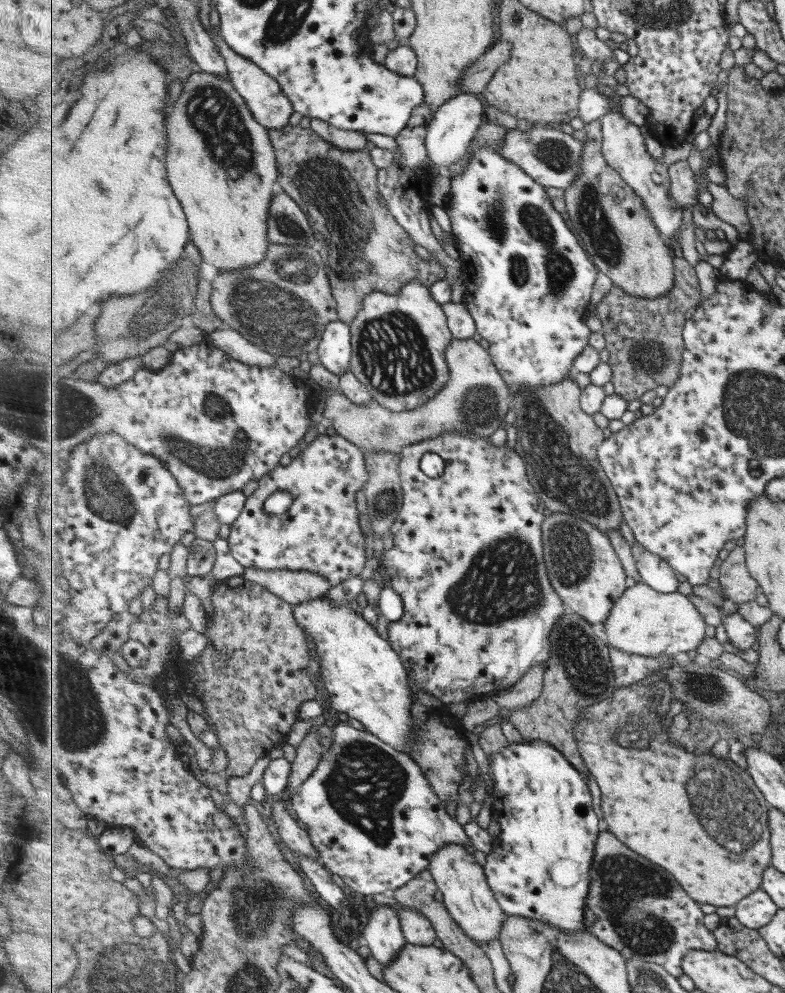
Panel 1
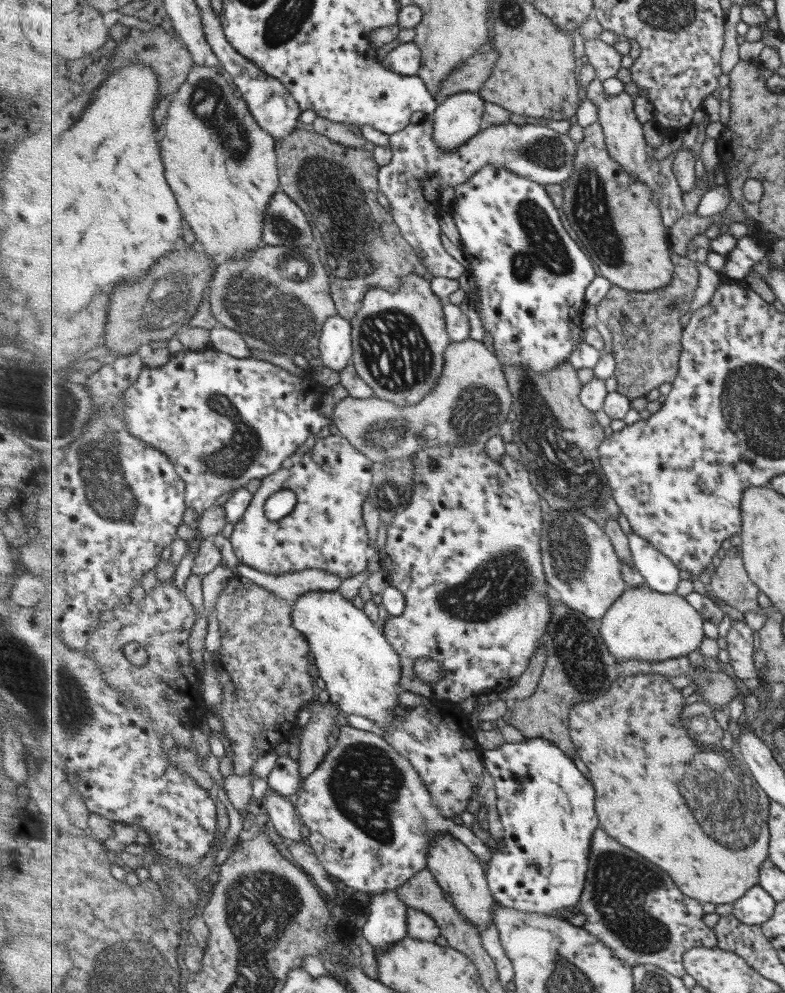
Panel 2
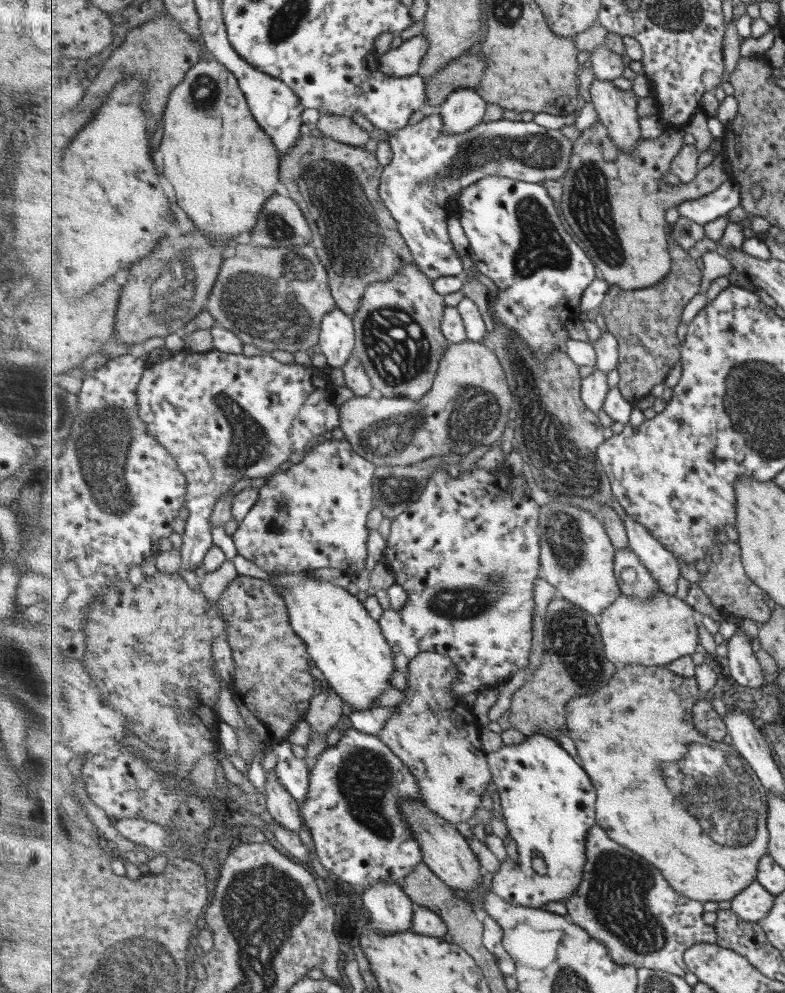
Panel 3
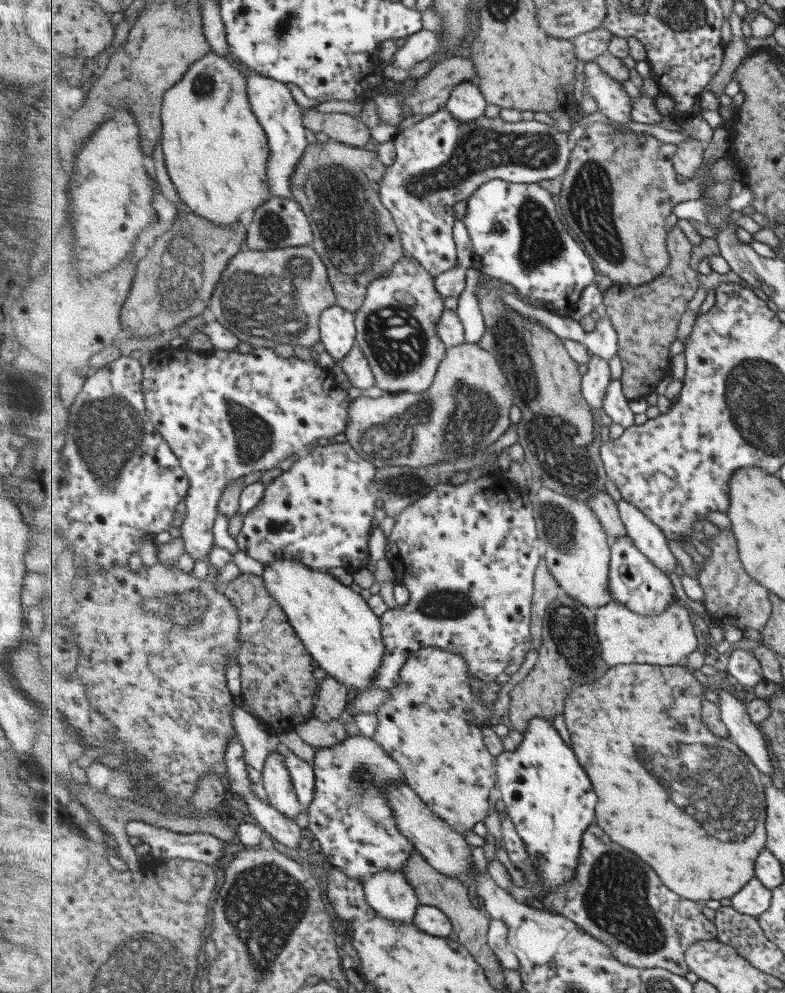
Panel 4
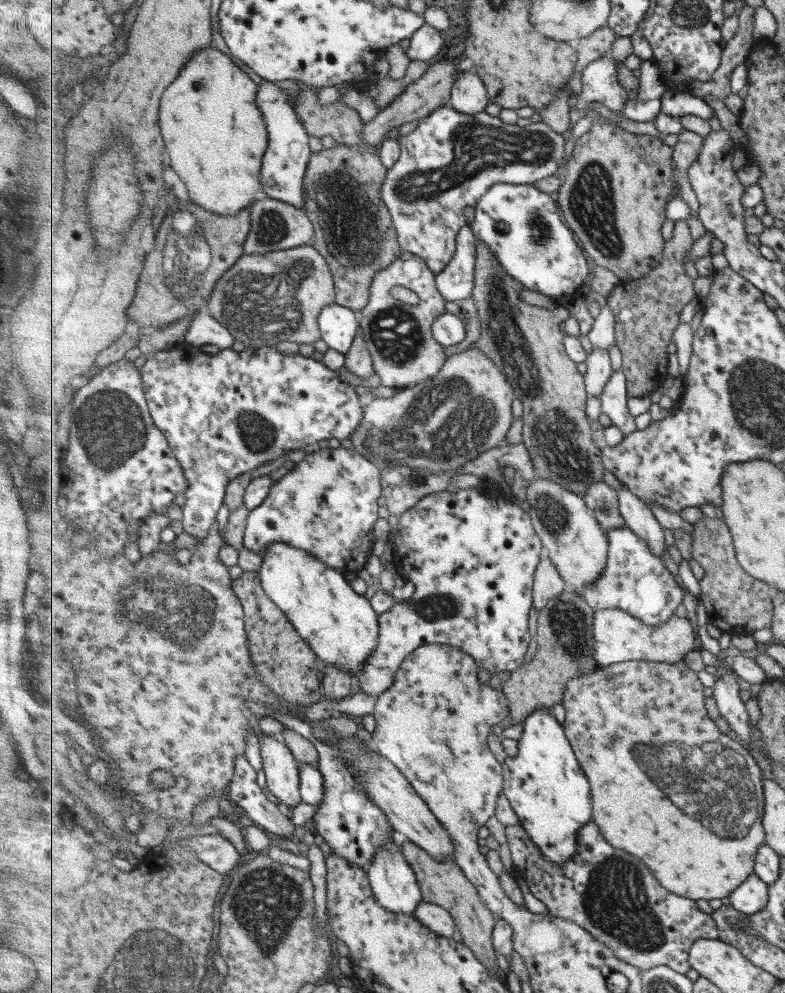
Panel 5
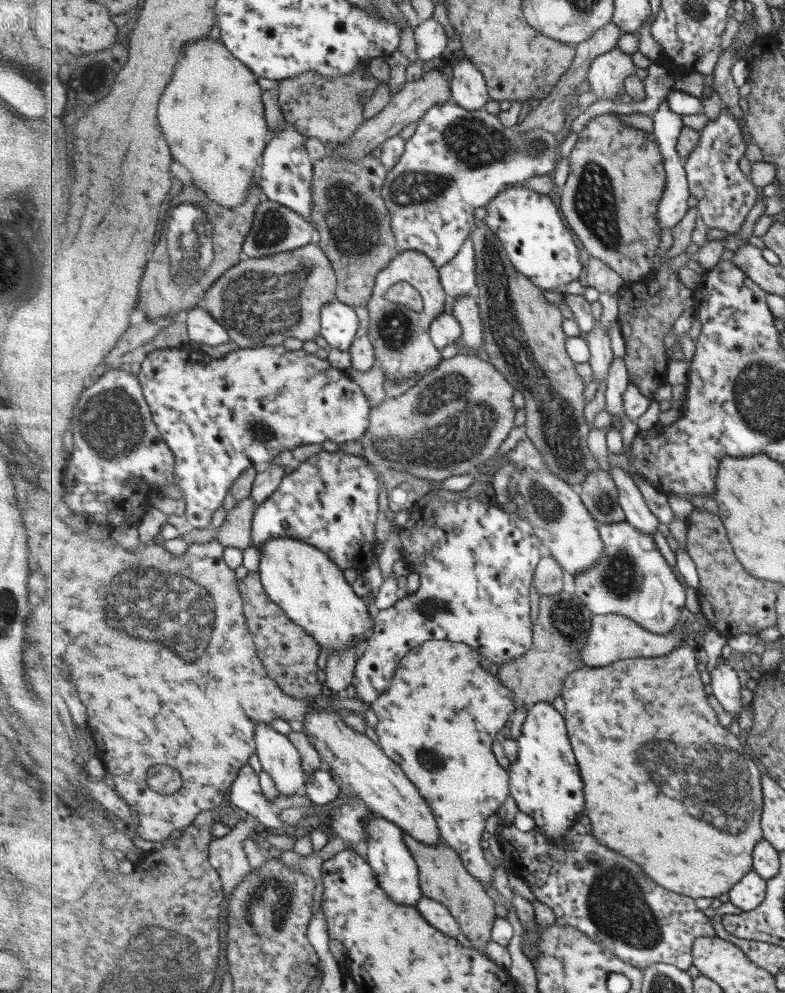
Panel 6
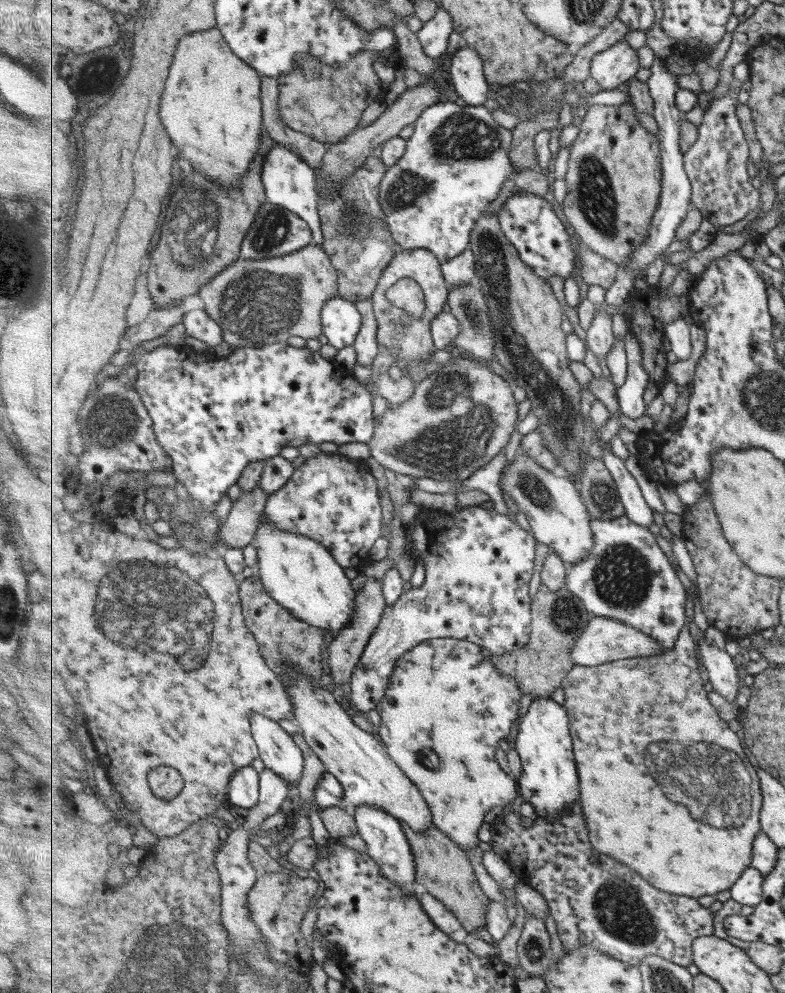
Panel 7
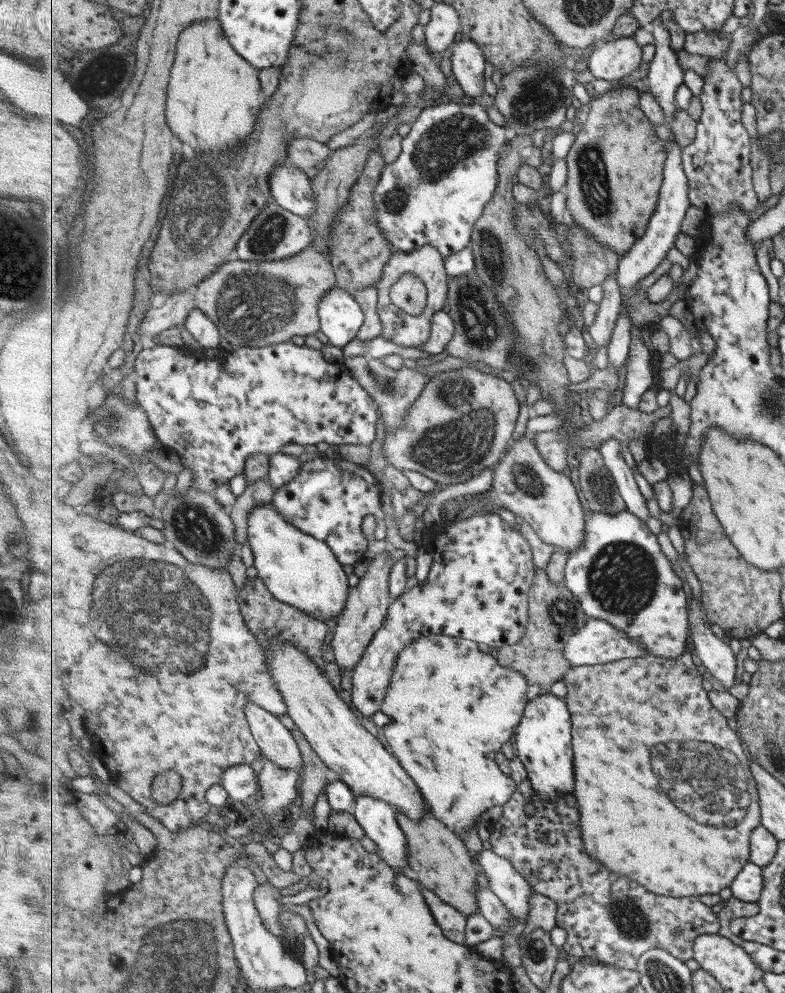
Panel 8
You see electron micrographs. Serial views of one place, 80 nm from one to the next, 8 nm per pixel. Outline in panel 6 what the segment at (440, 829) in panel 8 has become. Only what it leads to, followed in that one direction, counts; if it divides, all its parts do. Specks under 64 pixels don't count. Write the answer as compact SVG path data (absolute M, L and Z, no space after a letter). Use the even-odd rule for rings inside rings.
M409 833L404 835L409 852L415 858L420 872L420 886L424 897L443 903L453 914L460 925L462 934L473 944L474 948L484 952L487 941L492 940L493 928L496 922L495 902L489 898L481 882L469 872L451 845L446 842L442 845L429 846Z

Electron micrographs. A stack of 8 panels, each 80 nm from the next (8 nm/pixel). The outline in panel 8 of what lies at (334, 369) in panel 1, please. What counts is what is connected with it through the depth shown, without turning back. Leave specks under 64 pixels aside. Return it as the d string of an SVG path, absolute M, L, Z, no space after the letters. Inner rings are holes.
M337 286L320 300L320 321L328 342L343 348L357 338L364 324L364 310L355 294Z

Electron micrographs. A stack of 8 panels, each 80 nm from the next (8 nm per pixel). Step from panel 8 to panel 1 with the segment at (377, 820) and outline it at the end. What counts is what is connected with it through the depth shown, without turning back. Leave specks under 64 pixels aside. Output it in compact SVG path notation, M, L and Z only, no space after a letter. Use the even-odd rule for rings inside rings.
M383 904L373 908L373 912L369 916L368 923L364 928L364 933L361 935L364 943L367 944L371 951L372 956L380 962L385 968L391 961L397 958L397 955L404 946L408 943L401 930L401 918L399 918L399 910L395 910L389 904Z

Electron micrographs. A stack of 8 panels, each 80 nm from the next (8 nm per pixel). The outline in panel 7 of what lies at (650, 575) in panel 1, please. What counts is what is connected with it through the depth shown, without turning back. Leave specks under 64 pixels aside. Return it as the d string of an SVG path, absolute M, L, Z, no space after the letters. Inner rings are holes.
M604 446L602 458L615 479L619 496L626 509L626 516L640 525L649 526L653 524L653 520L655 520L653 518L654 512L651 510L651 506L645 502L635 476L627 470L625 459L615 456L613 450L608 446Z

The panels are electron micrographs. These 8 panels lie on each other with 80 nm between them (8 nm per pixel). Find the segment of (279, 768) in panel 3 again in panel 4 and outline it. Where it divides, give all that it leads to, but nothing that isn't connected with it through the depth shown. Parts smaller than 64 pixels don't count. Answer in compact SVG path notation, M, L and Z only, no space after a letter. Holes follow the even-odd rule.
M283 747L282 752L286 756L286 765L291 771L297 796L303 806L307 807L313 802L316 793L316 772L314 771L314 765L299 758L288 747Z

